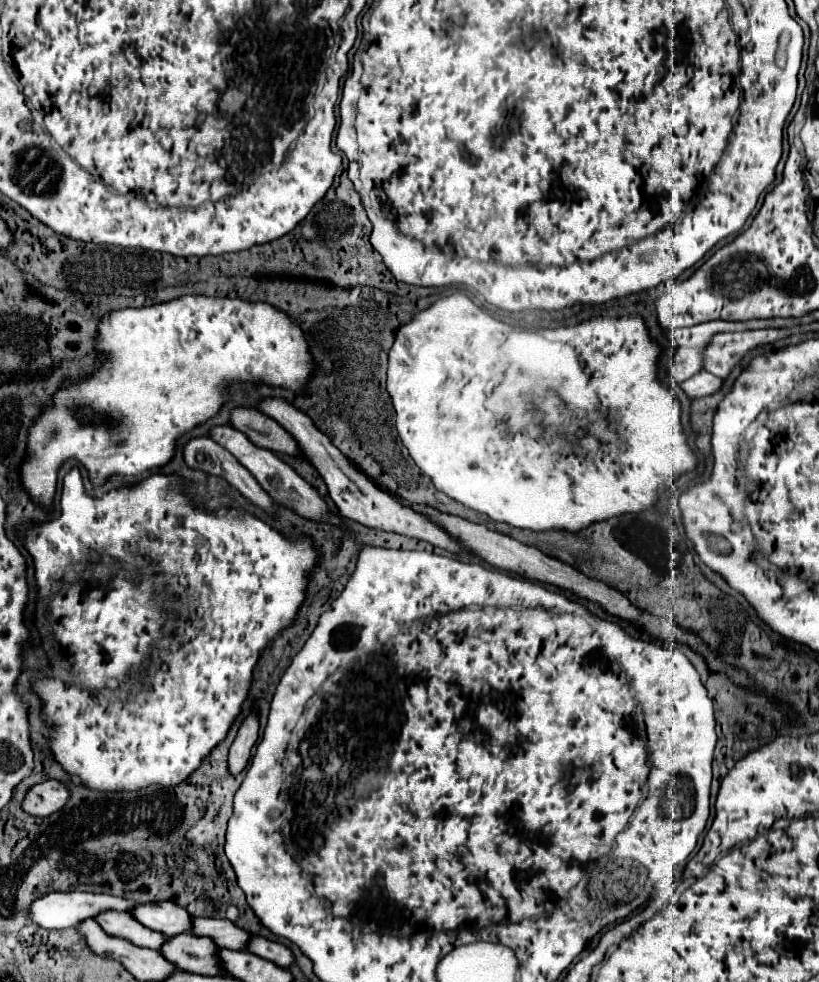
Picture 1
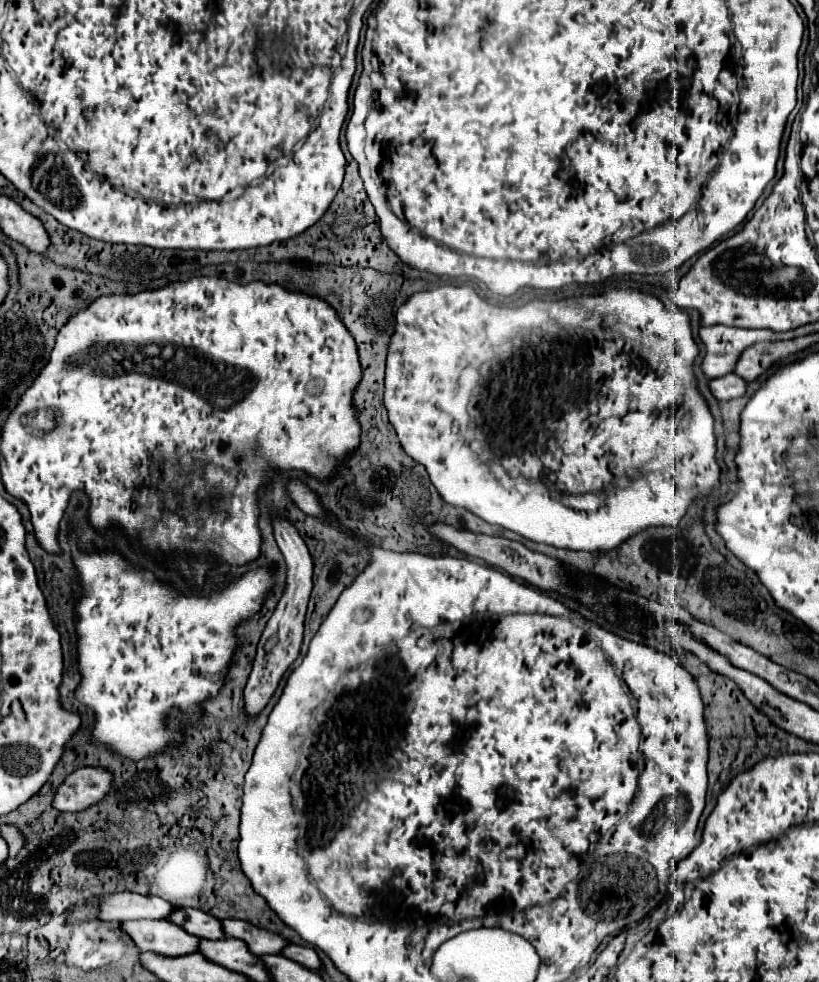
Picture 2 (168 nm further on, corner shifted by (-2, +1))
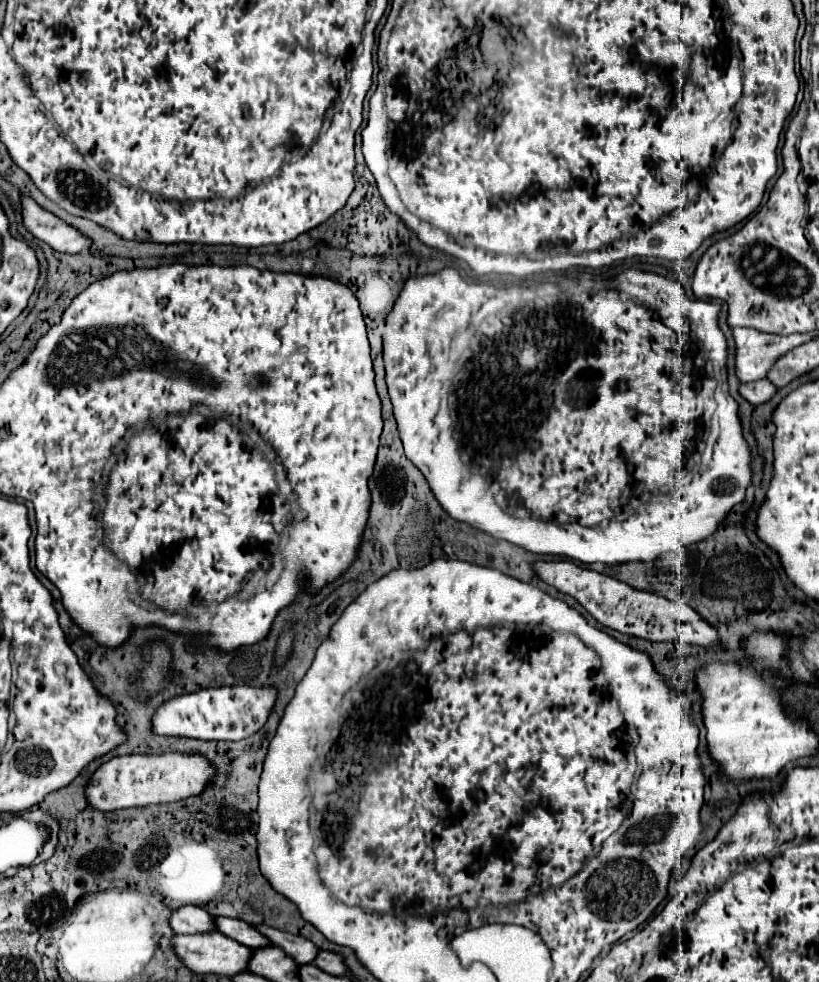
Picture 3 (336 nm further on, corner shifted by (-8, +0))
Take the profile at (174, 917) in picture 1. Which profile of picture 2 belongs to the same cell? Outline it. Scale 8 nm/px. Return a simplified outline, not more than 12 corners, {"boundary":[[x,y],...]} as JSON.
{"boundary":[[180,908],[170,922],[208,940],[222,940],[222,922],[202,910]]}

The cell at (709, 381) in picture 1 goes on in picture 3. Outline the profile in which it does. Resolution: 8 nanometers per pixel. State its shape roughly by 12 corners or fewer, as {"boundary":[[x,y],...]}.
{"boundary":[[768,379],[742,383],[738,391],[750,405],[766,403],[776,393]]}

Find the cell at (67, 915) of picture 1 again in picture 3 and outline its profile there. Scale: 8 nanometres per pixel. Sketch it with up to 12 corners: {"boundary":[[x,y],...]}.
{"boundary":[[200,907],[172,909],[174,933],[212,931],[212,917]]}

